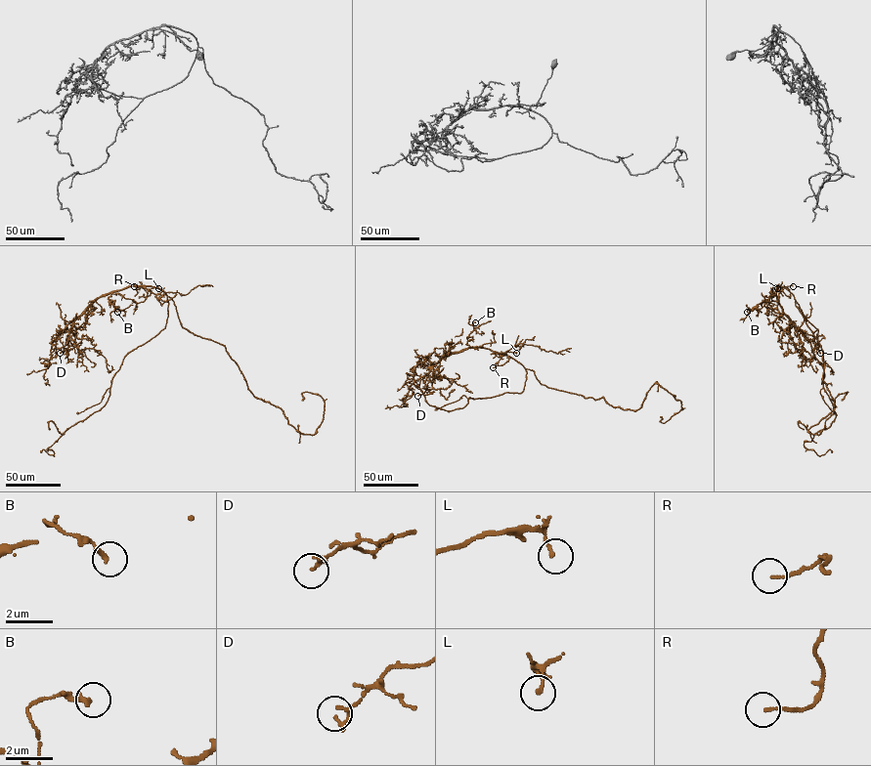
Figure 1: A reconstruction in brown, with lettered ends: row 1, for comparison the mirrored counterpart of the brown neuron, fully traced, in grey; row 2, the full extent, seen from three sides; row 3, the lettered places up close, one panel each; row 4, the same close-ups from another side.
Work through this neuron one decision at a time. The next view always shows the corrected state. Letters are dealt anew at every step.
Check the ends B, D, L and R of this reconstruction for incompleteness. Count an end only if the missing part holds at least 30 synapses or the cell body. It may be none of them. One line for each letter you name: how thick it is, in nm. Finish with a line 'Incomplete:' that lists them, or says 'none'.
Incomplete: none

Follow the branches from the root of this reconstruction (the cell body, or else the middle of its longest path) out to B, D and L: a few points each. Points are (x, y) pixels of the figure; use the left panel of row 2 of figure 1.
B: (178, 314), (174, 301), (159, 288), (131, 285), (114, 290), (108, 298), (117, 312)
D: (178, 314), (174, 301), (154, 286), (111, 291), (74, 321), (67, 347), (60, 353)
L: (178, 314), (174, 301), (162, 291), (143, 286), (158, 288)

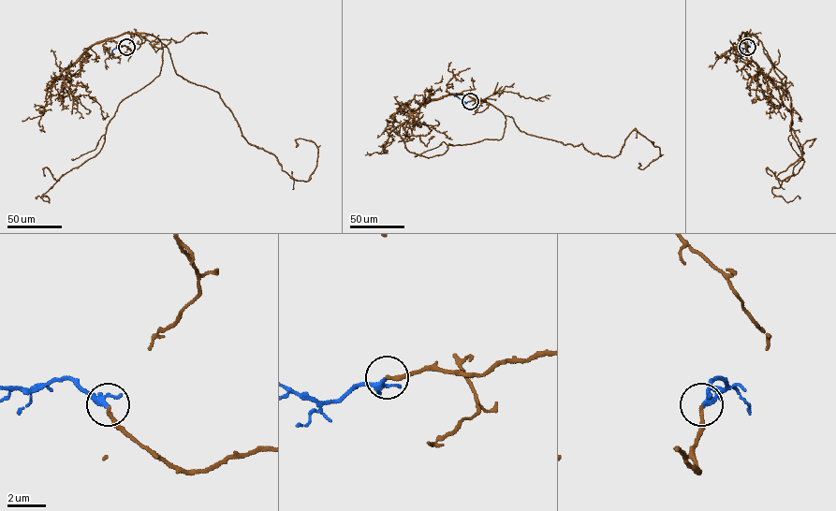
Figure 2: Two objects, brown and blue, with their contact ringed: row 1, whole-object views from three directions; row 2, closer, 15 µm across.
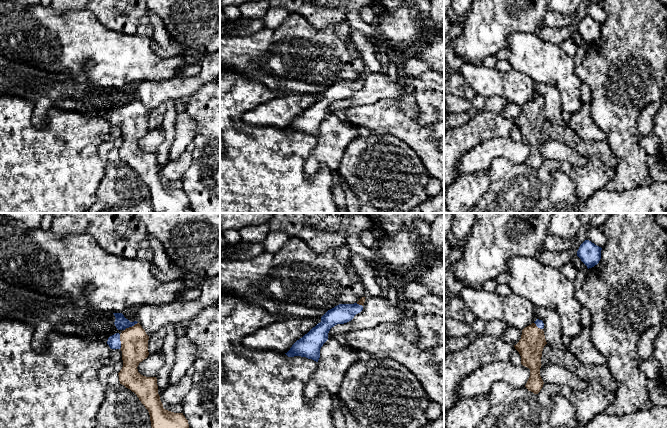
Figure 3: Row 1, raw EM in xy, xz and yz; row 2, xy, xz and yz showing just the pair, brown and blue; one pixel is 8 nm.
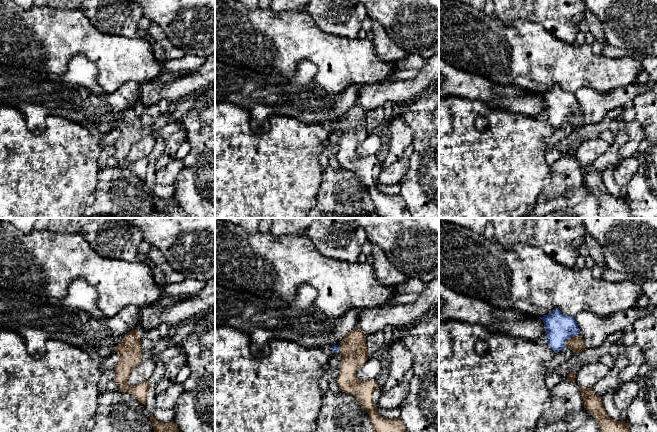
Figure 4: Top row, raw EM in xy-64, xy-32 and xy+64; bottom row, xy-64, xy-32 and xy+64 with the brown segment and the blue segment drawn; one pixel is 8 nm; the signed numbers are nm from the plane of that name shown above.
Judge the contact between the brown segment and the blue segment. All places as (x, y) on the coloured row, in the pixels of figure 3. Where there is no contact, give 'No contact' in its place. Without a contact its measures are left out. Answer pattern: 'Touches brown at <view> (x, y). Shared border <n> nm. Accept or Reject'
Touches brown at xy (130, 327). Shared border 130 nm. Accept

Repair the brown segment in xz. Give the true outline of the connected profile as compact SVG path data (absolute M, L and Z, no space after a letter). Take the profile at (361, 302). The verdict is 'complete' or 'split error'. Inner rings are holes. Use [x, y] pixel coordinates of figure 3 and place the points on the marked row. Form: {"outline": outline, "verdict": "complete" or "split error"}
{"outline": "M362 297L354 304L339 304L328 310L321 317L321 322L297 340L285 354L288 357L301 356L318 362L320 349L328 340L330 329L337 324L344 324L351 321L356 314L363 310L365 298Z", "verdict": "split error"}

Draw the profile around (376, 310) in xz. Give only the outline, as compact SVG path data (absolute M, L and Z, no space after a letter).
M366 296L363 310L344 324L337 324L328 333L328 339L335 338L340 333L373 328L386 322L397 322L411 316L411 311L400 303L393 306L386 297Z

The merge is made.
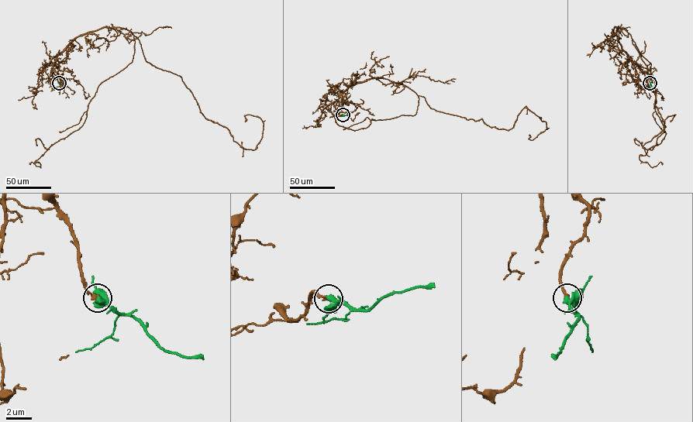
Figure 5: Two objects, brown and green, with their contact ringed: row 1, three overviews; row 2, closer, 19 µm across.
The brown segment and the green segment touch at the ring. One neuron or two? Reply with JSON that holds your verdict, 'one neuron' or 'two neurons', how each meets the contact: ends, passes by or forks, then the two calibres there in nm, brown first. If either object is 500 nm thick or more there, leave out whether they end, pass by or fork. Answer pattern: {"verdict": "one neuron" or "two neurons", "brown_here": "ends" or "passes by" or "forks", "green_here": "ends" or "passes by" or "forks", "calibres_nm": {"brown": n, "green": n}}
{"verdict": "one neuron", "brown_here": "ends", "green_here": "forks", "calibres_nm": {"brown": 220, "green": 340}}

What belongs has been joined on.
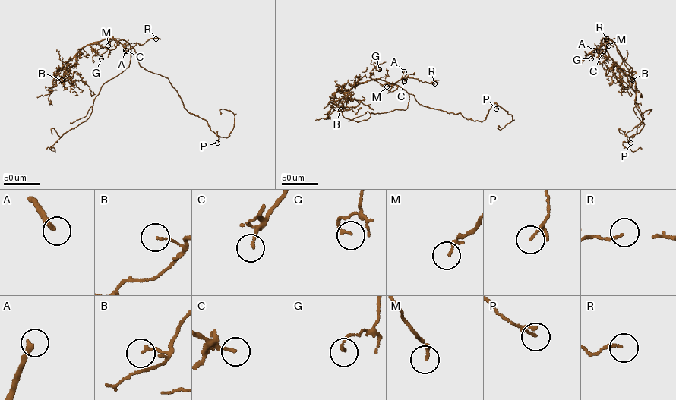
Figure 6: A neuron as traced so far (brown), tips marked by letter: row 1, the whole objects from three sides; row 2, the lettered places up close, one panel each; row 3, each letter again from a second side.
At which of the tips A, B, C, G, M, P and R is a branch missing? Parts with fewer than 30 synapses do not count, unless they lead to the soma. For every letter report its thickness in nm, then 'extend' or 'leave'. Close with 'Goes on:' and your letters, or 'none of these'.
A: 260 nm | extend
B: 120 nm | leave
C: 150 nm | leave
G: 120 nm | leave
M: 170 nm | leave
P: 80 nm | leave
R: 130 nm | leave
Goes on: A

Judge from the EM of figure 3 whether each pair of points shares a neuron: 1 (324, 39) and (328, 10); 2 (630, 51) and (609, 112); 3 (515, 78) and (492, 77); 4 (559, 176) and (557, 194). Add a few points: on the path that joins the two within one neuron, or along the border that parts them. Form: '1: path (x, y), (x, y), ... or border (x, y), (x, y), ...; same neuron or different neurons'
1: border (304, 17), (316, 28), (334, 26); different neurons
2: path (626, 66), (618, 97); same neuron
3: path (509, 82), (498, 82); same neuron
4: path (559, 180), (559, 190); same neuron

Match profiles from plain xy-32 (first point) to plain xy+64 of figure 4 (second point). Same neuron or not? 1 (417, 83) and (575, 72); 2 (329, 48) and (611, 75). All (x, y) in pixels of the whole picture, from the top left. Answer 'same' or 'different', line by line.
1: different
2: same

